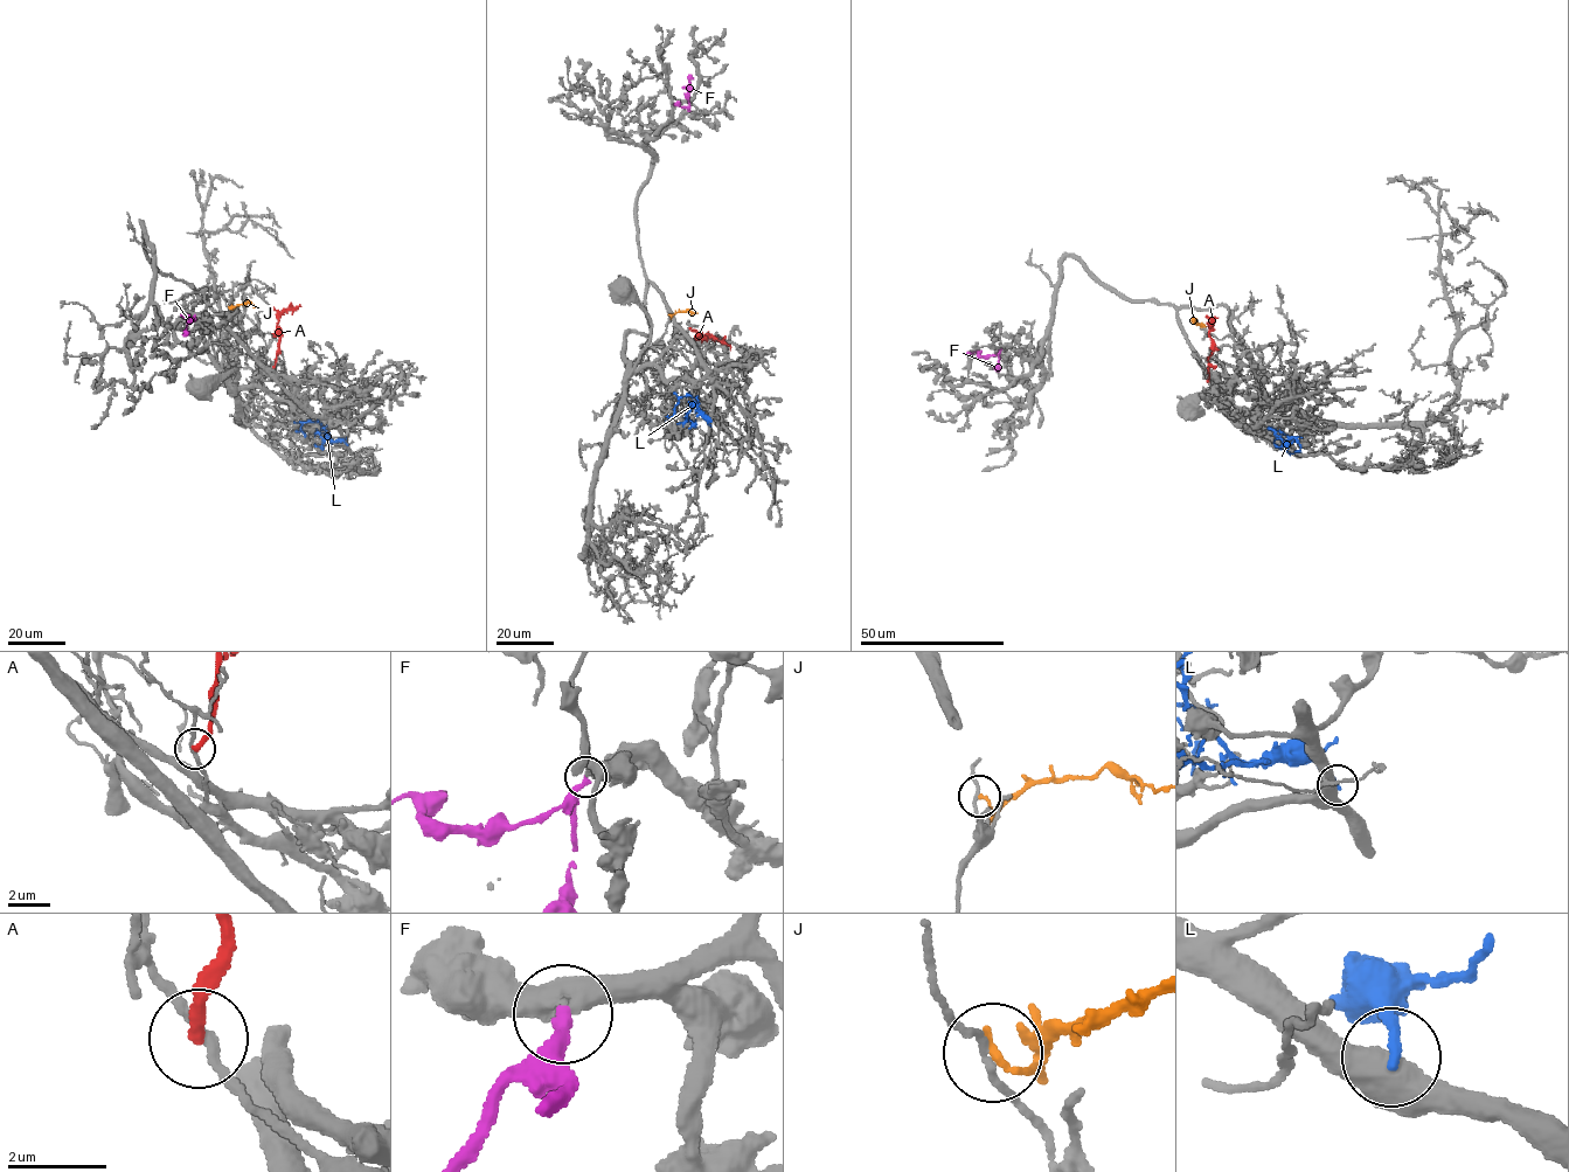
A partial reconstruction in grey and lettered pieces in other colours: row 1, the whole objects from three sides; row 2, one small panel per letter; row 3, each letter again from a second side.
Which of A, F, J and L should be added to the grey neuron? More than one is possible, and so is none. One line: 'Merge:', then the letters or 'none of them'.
Merge: F

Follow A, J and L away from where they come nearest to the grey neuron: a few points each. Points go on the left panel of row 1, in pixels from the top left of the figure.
A: (272, 367), (279, 344), (279, 316), (300, 306)
J: (229, 309), (244, 303), (257, 306)
L: (347, 444), (333, 441), (318, 422), (303, 422), (304, 432), (298, 431)

